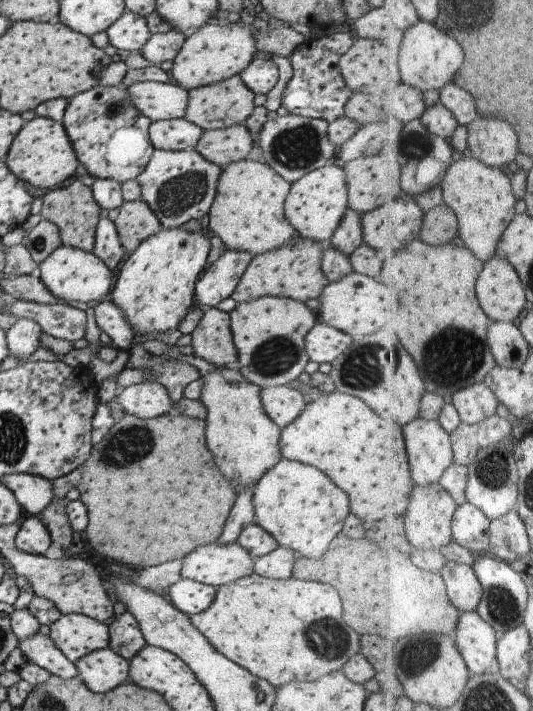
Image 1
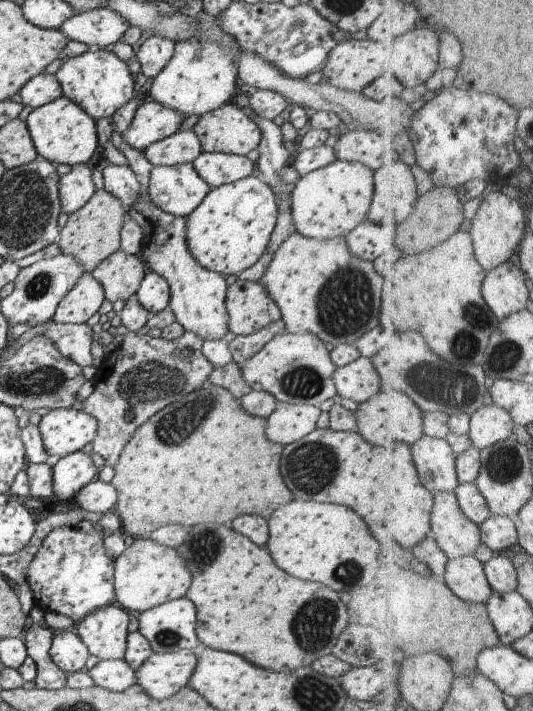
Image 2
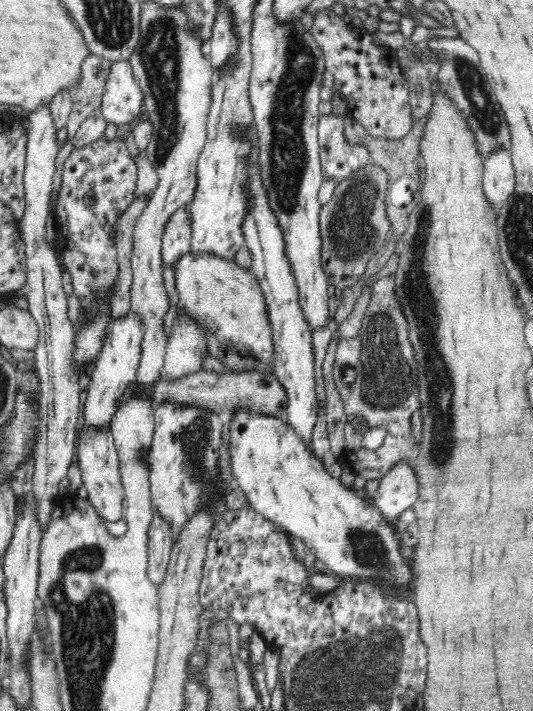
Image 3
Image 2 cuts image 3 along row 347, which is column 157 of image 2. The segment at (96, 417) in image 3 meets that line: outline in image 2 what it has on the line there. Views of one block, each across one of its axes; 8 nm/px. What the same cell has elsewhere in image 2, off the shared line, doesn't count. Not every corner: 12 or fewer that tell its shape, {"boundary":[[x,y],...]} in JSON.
{"boundary":[[156,100],[138,107],[121,136],[132,148],[178,132],[182,112]]}

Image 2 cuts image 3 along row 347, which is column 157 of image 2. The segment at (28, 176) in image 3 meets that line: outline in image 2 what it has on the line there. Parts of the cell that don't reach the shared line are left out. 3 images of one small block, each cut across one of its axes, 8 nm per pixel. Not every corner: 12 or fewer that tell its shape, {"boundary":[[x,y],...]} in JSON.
{"boundary":[[155,35],[136,53],[142,78],[158,76],[174,54],[175,42]]}

